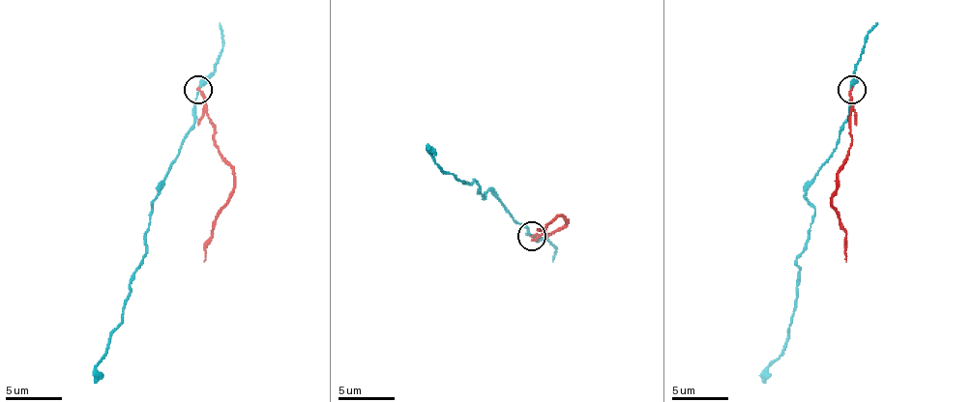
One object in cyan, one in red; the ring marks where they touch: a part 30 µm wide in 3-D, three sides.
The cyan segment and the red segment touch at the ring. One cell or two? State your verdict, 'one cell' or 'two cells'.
two cells

